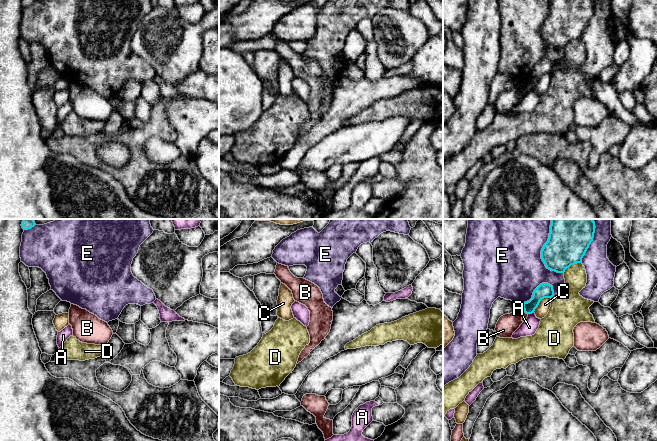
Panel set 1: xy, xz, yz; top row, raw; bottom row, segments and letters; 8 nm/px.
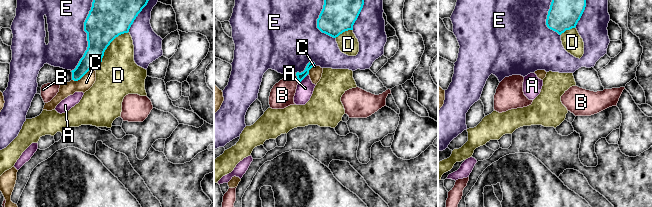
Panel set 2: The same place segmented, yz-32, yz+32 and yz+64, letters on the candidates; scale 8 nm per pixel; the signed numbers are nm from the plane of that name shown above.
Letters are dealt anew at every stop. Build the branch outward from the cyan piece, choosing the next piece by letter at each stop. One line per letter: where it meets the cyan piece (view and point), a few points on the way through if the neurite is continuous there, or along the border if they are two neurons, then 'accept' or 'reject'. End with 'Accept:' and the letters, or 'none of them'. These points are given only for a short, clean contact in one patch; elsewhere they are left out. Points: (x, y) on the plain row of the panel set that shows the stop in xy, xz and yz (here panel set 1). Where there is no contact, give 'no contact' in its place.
A: contact yz (530, 89); border yz (533, 87), (528, 90); reject
B: contact yz (524, 86); border yz (523, 84), (525, 88); reject
C: contact yz (540, 76); border yz (550, 73), (544, 73), (533, 87); reject
D: contact yz (572, 40); reject
E: contact yz (541, 30); reject
Accept: none of them

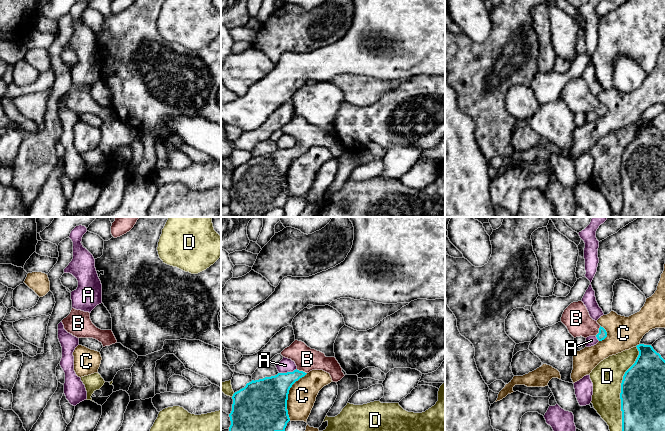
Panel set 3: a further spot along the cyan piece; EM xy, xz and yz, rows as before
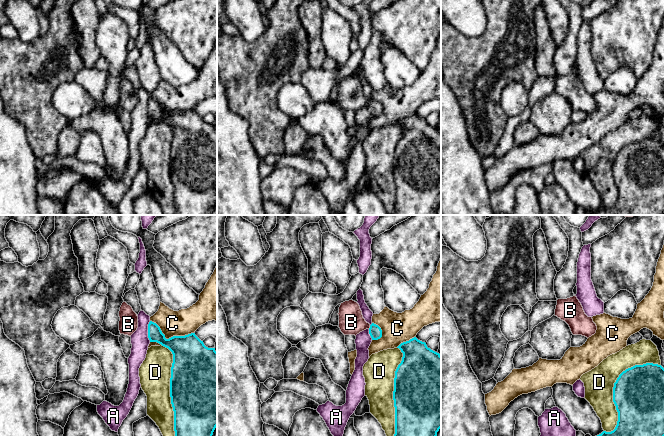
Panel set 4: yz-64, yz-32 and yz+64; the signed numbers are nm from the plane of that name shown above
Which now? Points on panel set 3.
A: contact xz (287, 148); reject
B: contact xz (301, 147); way xz (276, 164), (282, 158), (301, 147), (306, 135); accept
C: contact xz (287, 171); reject
D: contact yz (620, 169); reject
Accept: B

